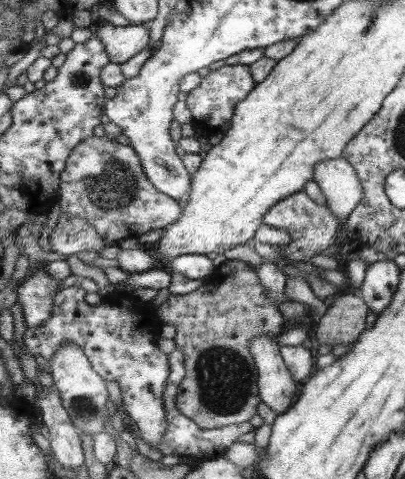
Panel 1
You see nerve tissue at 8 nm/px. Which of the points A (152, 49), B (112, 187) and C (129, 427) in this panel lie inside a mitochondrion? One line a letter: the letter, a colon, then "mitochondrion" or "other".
A: other
B: mitochondrion
C: other

